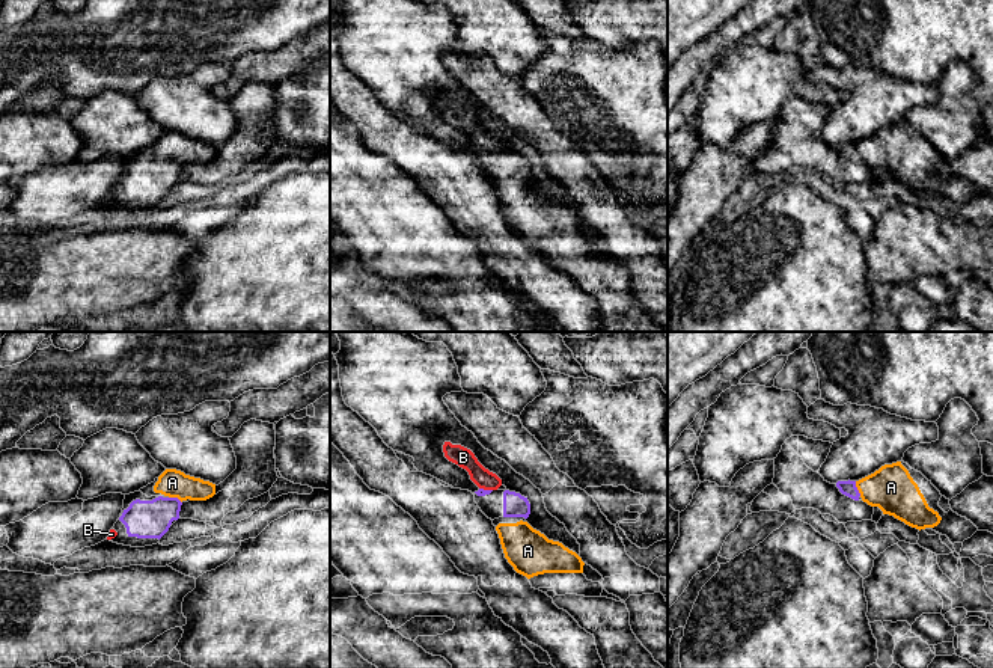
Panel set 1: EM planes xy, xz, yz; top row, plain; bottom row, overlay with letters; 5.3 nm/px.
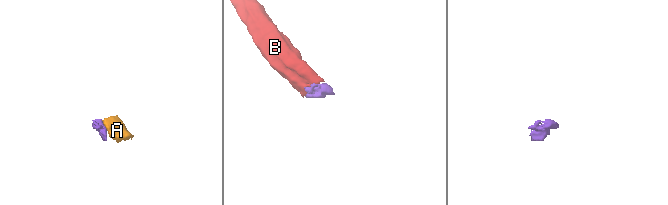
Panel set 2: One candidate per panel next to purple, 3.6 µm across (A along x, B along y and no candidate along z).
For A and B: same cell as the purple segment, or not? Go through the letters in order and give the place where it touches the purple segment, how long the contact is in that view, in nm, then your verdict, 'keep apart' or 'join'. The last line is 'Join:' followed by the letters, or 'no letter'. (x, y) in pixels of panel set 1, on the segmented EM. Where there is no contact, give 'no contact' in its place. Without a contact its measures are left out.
A: meets purple in yz at (856, 489); contact 90 nm long; join
B: meets purple in xz at (485, 490); contact 70 nm long; join
Join: A, B

